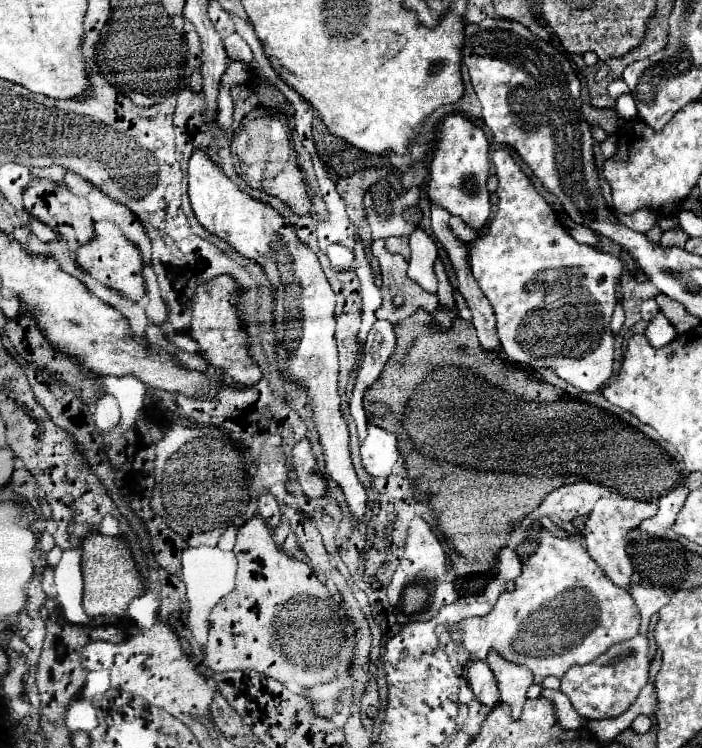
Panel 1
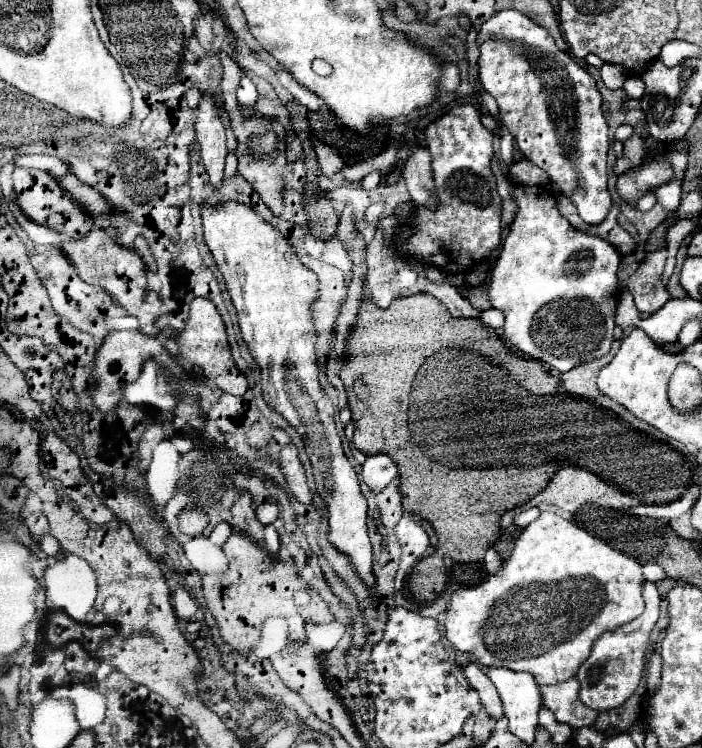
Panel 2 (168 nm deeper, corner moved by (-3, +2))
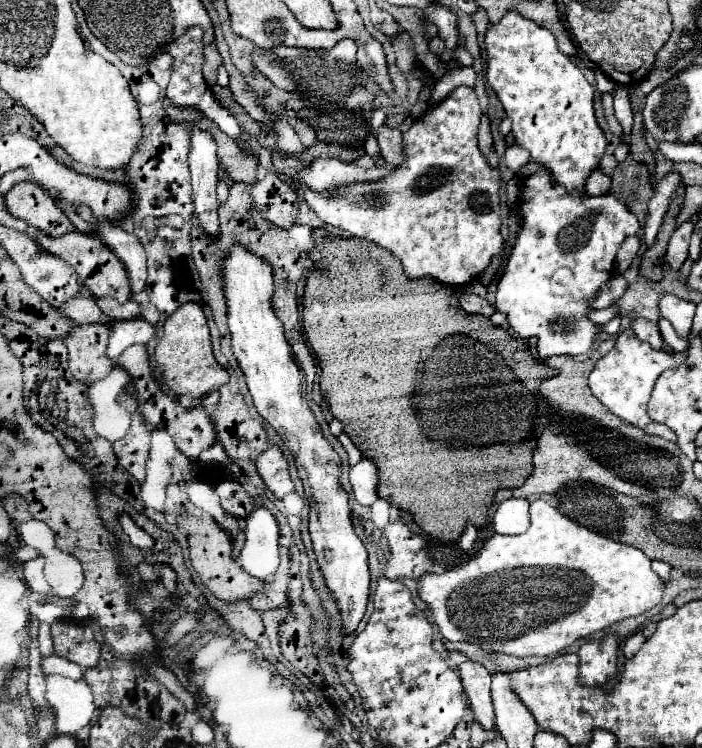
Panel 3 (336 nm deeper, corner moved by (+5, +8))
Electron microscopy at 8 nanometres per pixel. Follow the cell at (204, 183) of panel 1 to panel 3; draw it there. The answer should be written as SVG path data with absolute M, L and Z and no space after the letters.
M235 246L225 258L225 298L229 308L229 330L233 354L245 374L247 388L257 412L277 430L285 448L295 458L297 474L309 500L309 532L321 576L333 594L343 620L343 636L351 636L361 622L369 598L367 550L351 524L349 494L339 484L341 460L323 438L321 428L305 400L305 376L283 334L283 324L271 308L273 268L243 246Z

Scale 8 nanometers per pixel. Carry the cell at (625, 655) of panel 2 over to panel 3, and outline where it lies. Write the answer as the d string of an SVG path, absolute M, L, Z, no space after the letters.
M609 634L601 640L585 642L577 652L581 658L581 664L579 664L581 684L603 686L615 674L617 650L619 650L619 642L615 634Z

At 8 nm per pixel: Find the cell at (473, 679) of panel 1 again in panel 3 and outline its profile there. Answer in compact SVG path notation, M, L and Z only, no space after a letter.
M467 660L459 666L459 676L463 682L463 690L469 698L469 706L477 718L477 722L485 730L493 730L493 702L491 702L491 674L479 662Z

